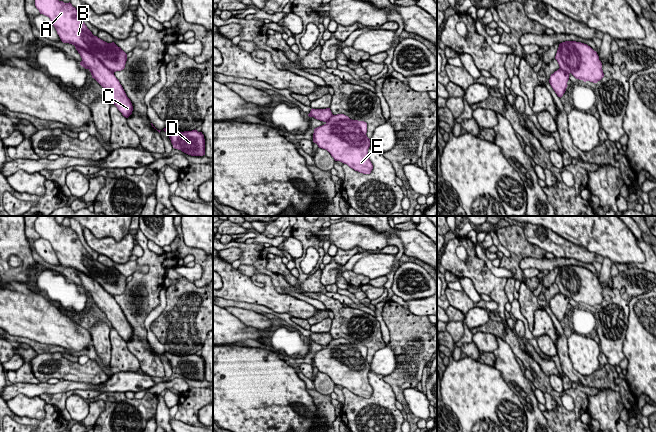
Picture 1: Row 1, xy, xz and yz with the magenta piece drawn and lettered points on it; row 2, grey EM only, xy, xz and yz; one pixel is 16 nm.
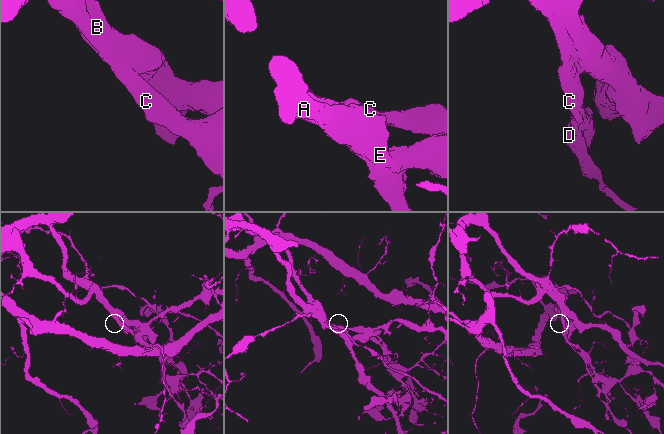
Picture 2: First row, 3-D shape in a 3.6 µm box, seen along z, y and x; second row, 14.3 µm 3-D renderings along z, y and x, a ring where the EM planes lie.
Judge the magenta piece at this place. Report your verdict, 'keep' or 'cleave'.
cleave

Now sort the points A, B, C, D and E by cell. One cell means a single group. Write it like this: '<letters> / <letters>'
A B E / C D

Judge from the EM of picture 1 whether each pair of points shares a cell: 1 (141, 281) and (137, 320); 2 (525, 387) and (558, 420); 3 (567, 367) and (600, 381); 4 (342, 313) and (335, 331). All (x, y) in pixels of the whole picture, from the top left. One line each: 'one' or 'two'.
1: one
2: two
3: one
4: one

